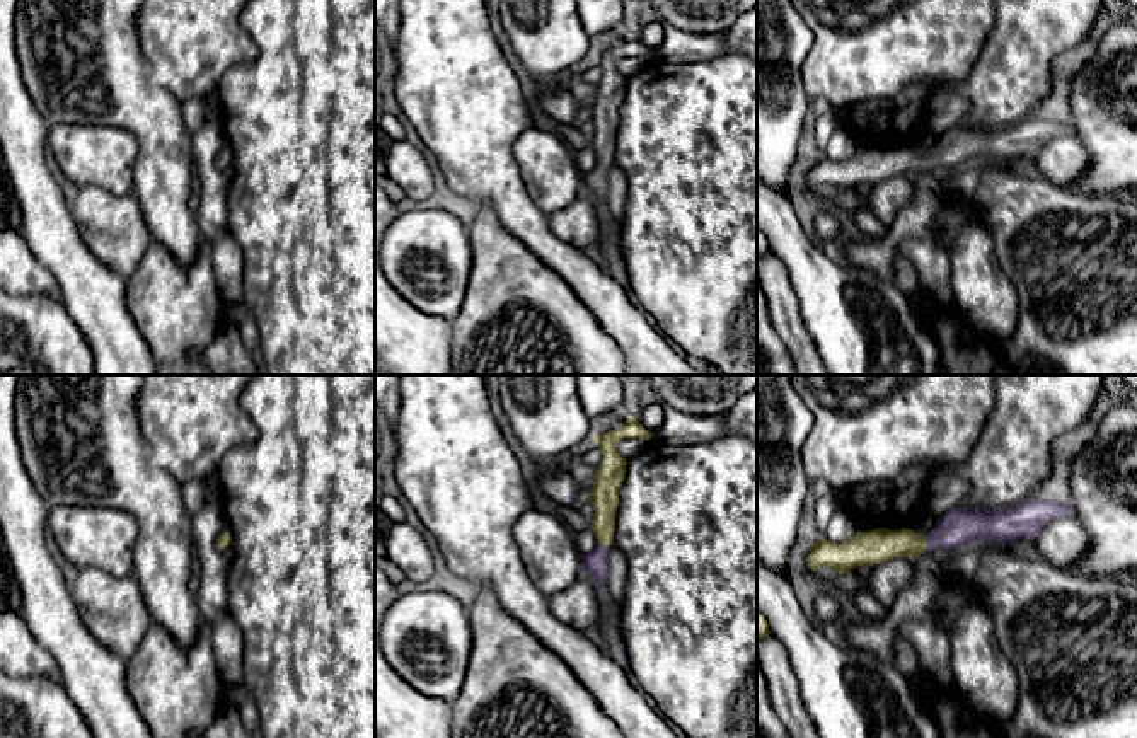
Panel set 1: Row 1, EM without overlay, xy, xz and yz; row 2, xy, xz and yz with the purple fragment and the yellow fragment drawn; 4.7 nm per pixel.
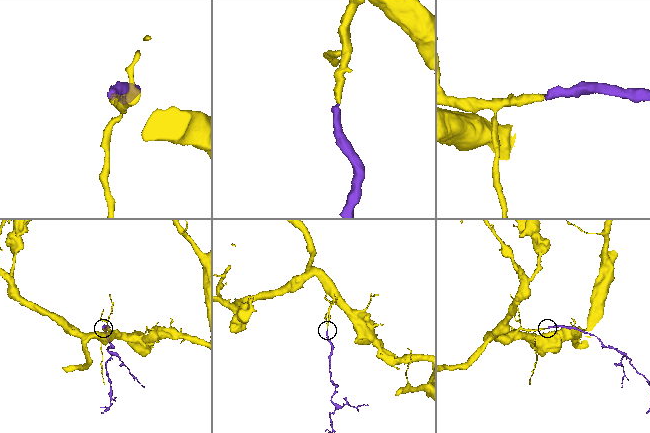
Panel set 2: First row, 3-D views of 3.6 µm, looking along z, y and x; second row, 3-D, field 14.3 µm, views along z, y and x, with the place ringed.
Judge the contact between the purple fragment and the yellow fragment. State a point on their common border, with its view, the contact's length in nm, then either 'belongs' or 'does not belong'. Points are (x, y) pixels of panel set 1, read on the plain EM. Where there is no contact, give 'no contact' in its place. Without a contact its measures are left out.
yz (928, 161) | 60 nm | belongs

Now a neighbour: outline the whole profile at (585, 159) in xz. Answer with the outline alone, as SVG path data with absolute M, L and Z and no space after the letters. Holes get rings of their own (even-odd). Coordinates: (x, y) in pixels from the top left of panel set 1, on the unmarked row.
M592 147L574 150L574 162L581 174L593 170L600 164Z

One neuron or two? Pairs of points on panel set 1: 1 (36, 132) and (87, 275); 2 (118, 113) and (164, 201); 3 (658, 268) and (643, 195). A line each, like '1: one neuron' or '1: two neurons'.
1: one neuron
2: one neuron
3: one neuron

